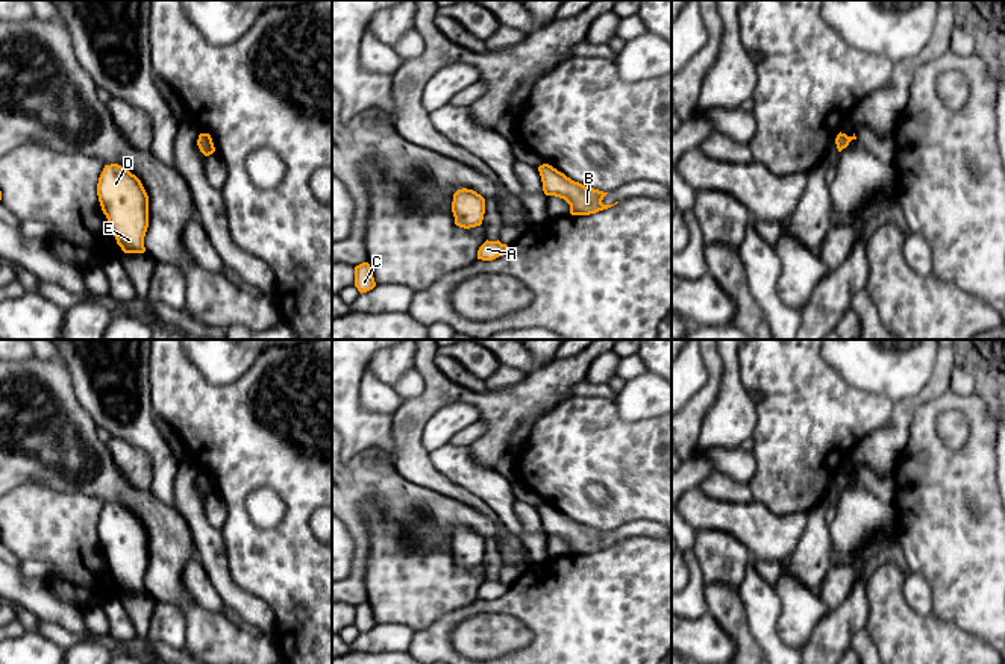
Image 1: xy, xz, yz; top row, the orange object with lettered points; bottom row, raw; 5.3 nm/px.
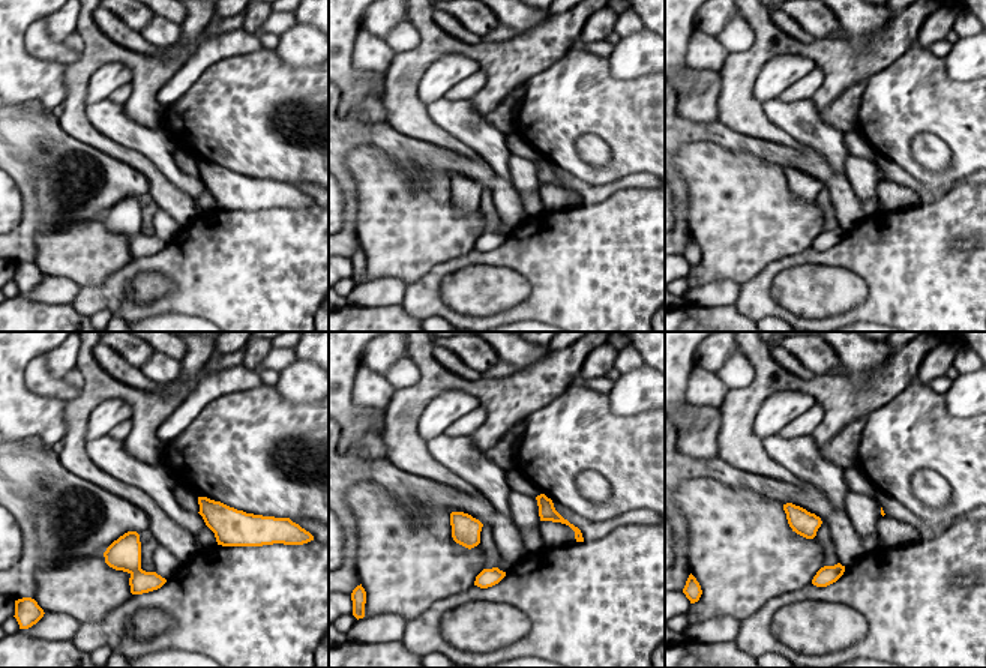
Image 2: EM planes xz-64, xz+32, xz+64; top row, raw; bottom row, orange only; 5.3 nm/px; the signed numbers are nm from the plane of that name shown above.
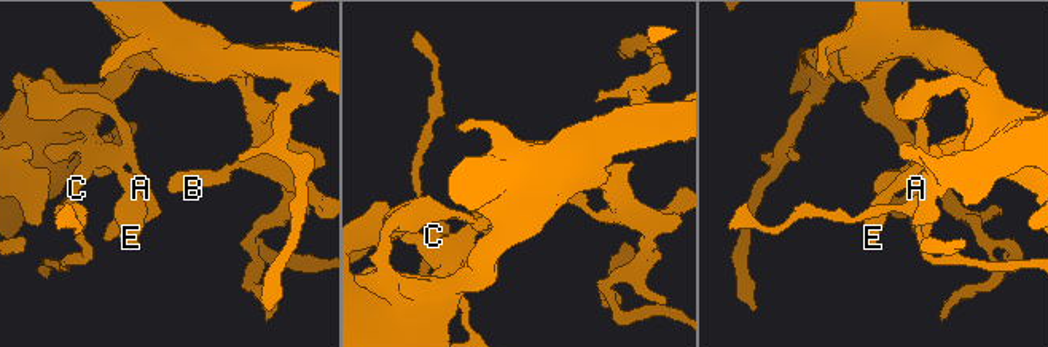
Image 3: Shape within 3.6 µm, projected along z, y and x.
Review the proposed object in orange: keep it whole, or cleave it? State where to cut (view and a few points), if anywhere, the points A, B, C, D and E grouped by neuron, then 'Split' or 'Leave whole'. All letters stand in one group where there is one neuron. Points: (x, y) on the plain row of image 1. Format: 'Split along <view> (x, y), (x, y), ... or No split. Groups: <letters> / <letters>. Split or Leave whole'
No split. Groups: A B C D E. Leave whole

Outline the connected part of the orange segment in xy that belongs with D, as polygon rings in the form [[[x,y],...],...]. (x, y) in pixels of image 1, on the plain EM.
[[[105,505],[97,535],[109,568],[124,593],[144,593],[149,567],[149,535],[141,520],[127,508]]]

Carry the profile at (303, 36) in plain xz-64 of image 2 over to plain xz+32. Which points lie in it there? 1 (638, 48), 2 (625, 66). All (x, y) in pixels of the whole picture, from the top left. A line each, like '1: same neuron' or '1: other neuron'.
1: same neuron
2: same neuron

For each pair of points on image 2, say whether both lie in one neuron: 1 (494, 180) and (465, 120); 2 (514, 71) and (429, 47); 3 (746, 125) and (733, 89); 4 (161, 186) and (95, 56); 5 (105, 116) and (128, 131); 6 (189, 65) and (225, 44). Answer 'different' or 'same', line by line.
1: different
2: same
3: same
4: same
5: same
6: same

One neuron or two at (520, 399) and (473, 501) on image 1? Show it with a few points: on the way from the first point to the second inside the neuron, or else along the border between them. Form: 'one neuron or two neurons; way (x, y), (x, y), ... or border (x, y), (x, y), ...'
one neuron; way (469, 396), (438, 394), (414, 419), (422, 466)

